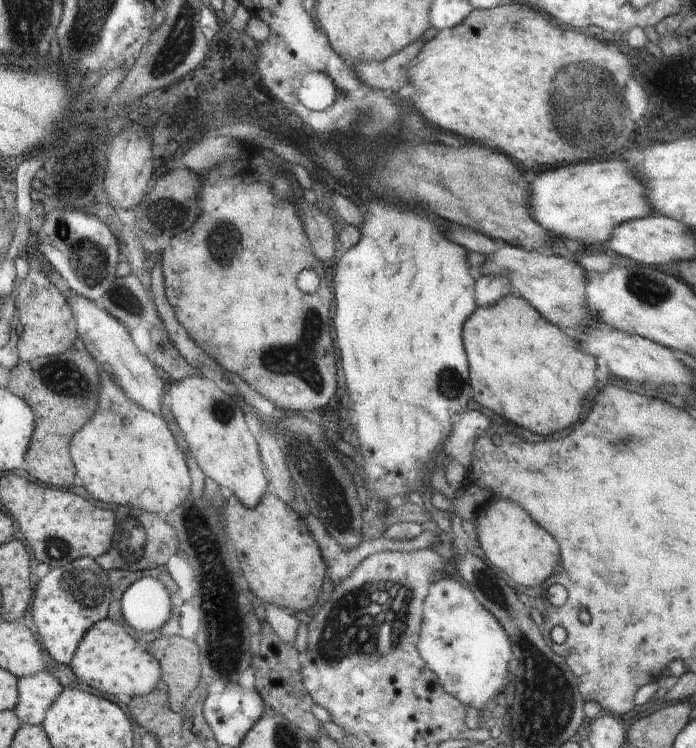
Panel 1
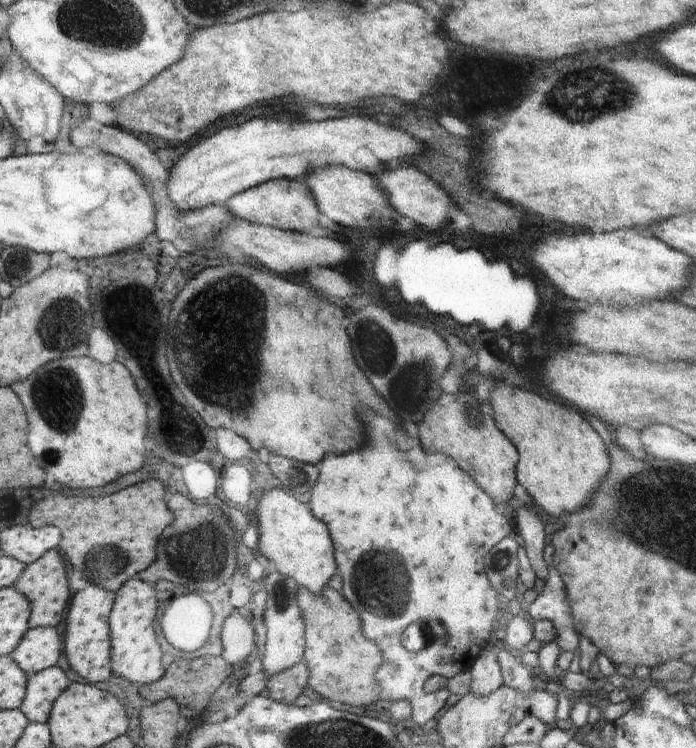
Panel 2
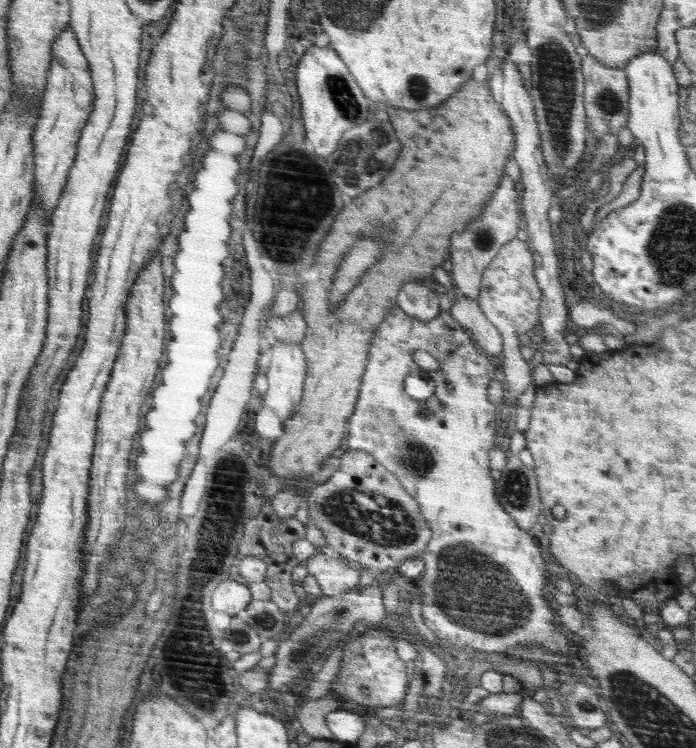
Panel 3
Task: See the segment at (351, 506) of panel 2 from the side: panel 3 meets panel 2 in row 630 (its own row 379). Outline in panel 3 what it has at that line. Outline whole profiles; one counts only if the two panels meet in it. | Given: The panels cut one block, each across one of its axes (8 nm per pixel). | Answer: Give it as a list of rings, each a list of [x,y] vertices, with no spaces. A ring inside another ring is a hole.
[[[396,308],[388,314],[388,320],[380,324],[374,340],[376,348],[372,348],[372,360],[368,360],[364,392],[360,392],[360,404],[356,404],[356,412],[348,420],[352,424],[348,424],[346,444],[352,450],[364,450],[380,460],[380,464],[384,464],[384,468],[388,468],[396,480],[404,484],[404,489],[408,488],[408,492],[420,500],[421,512],[434,531],[434,537],[428,543],[428,554],[420,557],[425,564],[420,575],[424,588],[421,606],[424,624],[446,644],[470,646],[482,652],[505,653],[508,648],[538,644],[552,653],[565,654],[570,650],[570,642],[558,630],[554,612],[544,598],[548,576],[542,552],[532,542],[528,532],[518,528],[515,519],[499,503],[498,494],[494,494],[488,454],[494,448],[496,438],[496,408],[488,402],[486,394],[496,372],[494,364],[478,345],[474,346],[470,336],[464,334],[462,324],[448,311],[422,322]],[[417,350],[426,350],[434,356],[442,371],[419,367],[412,359],[412,354]],[[410,372],[428,375],[436,384],[436,394],[428,400],[414,400],[405,394],[404,379]],[[422,410],[430,410],[430,416],[422,416]]]

